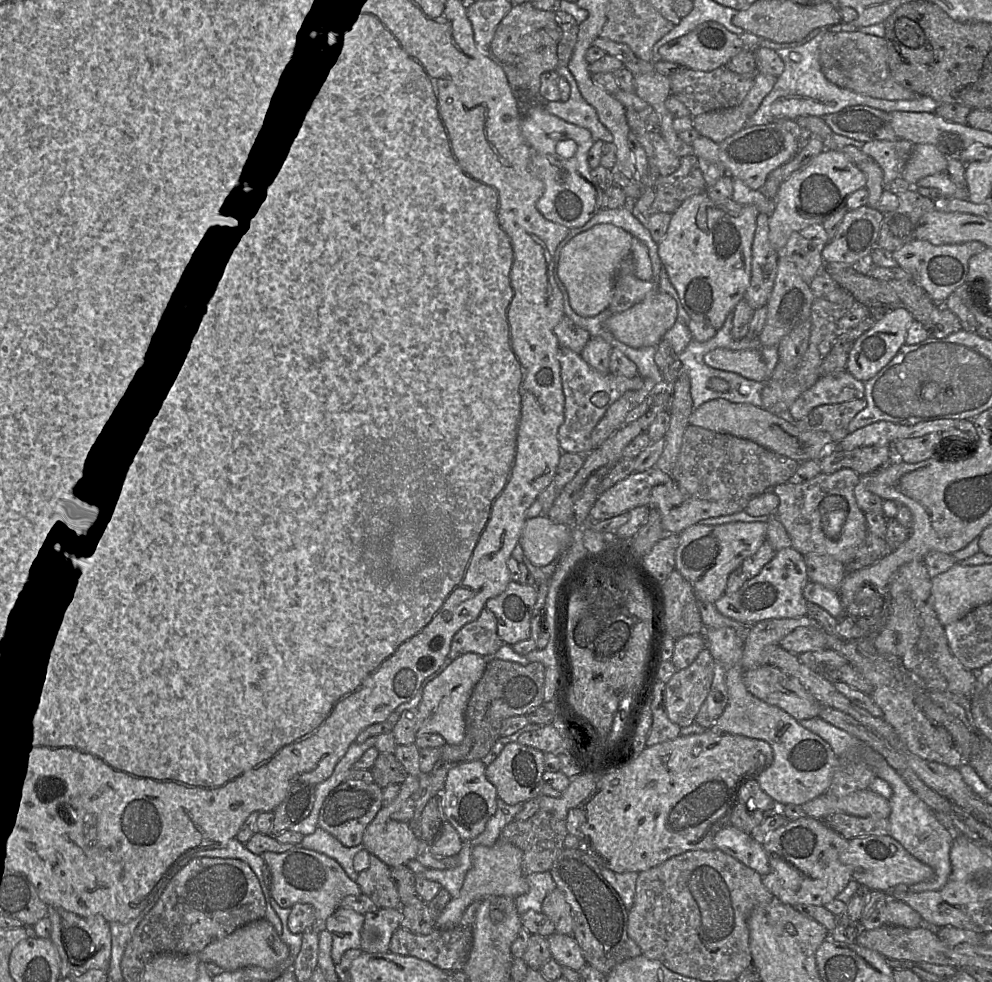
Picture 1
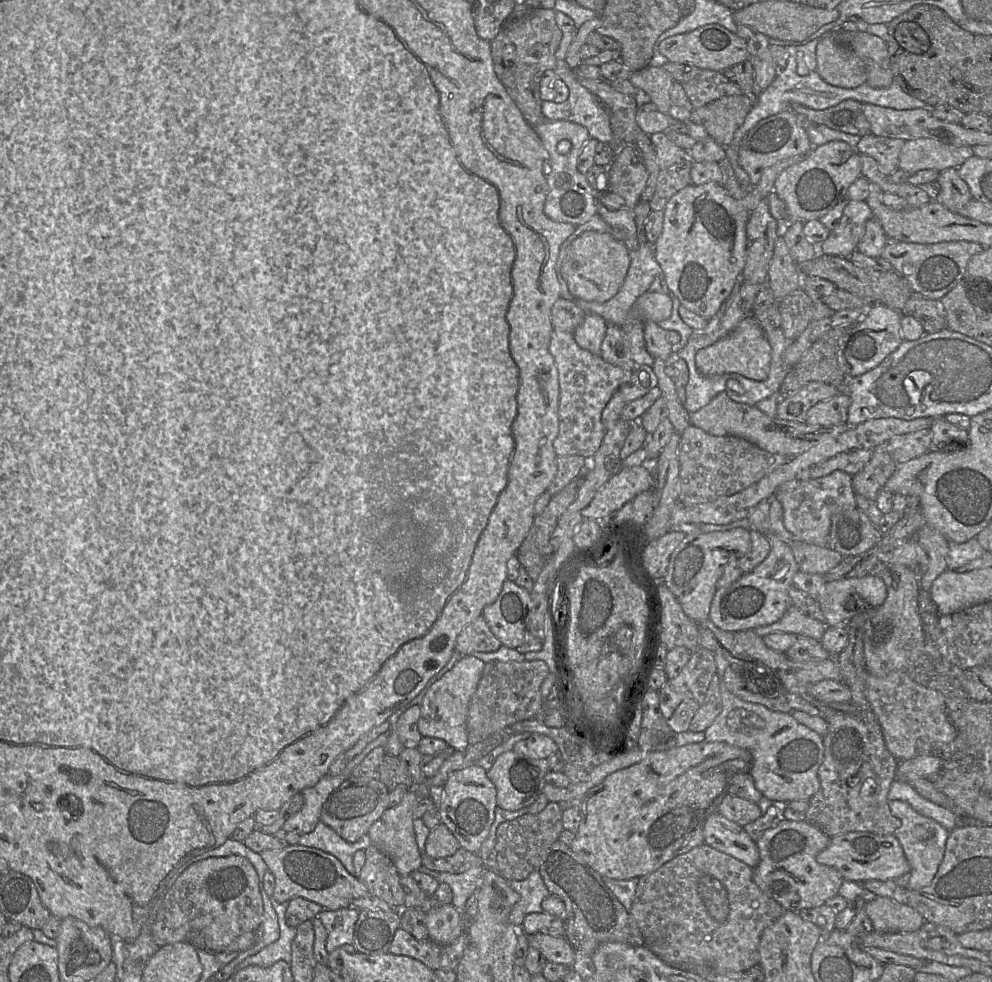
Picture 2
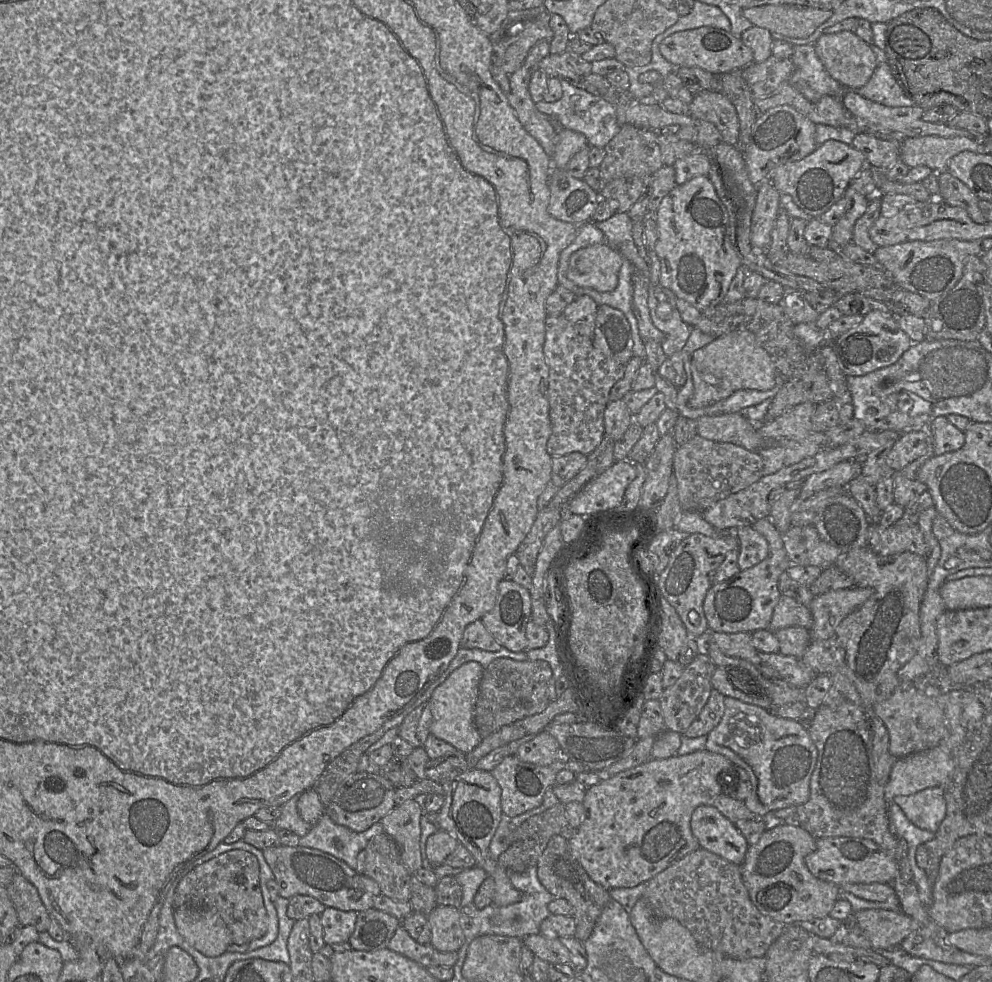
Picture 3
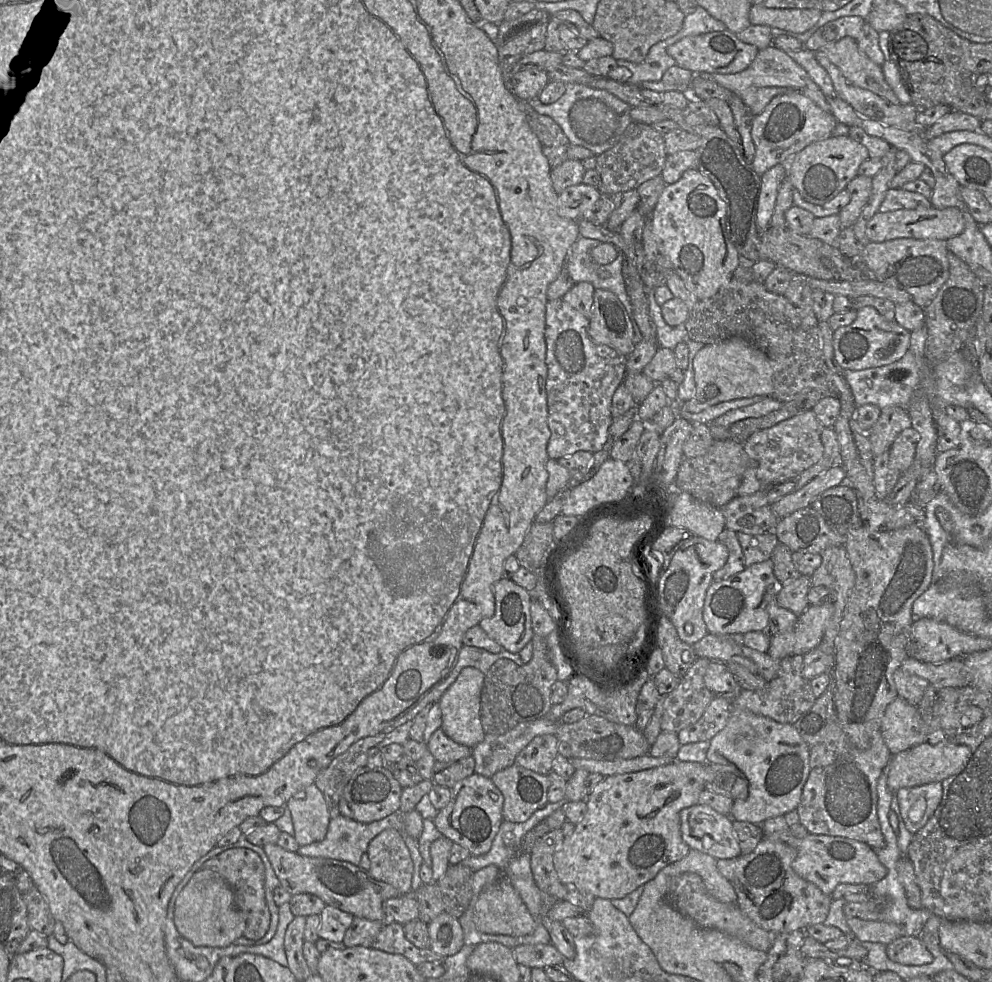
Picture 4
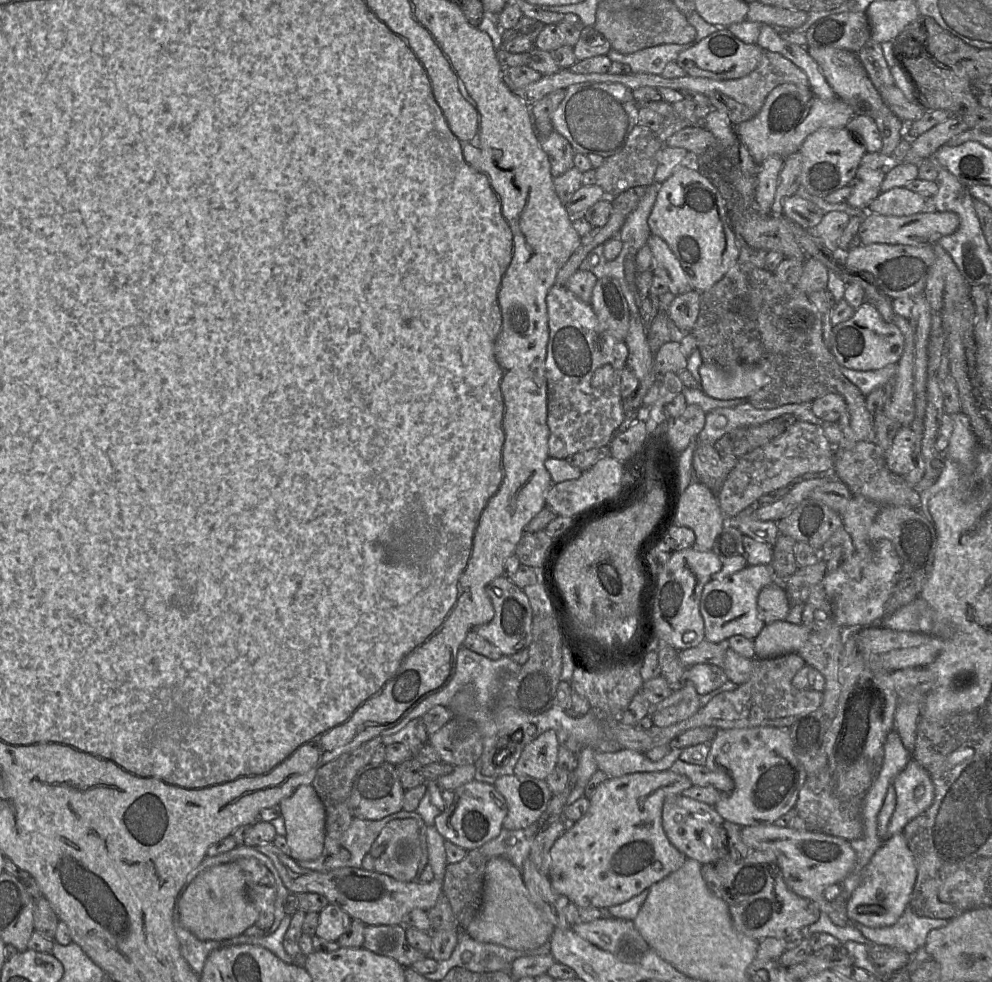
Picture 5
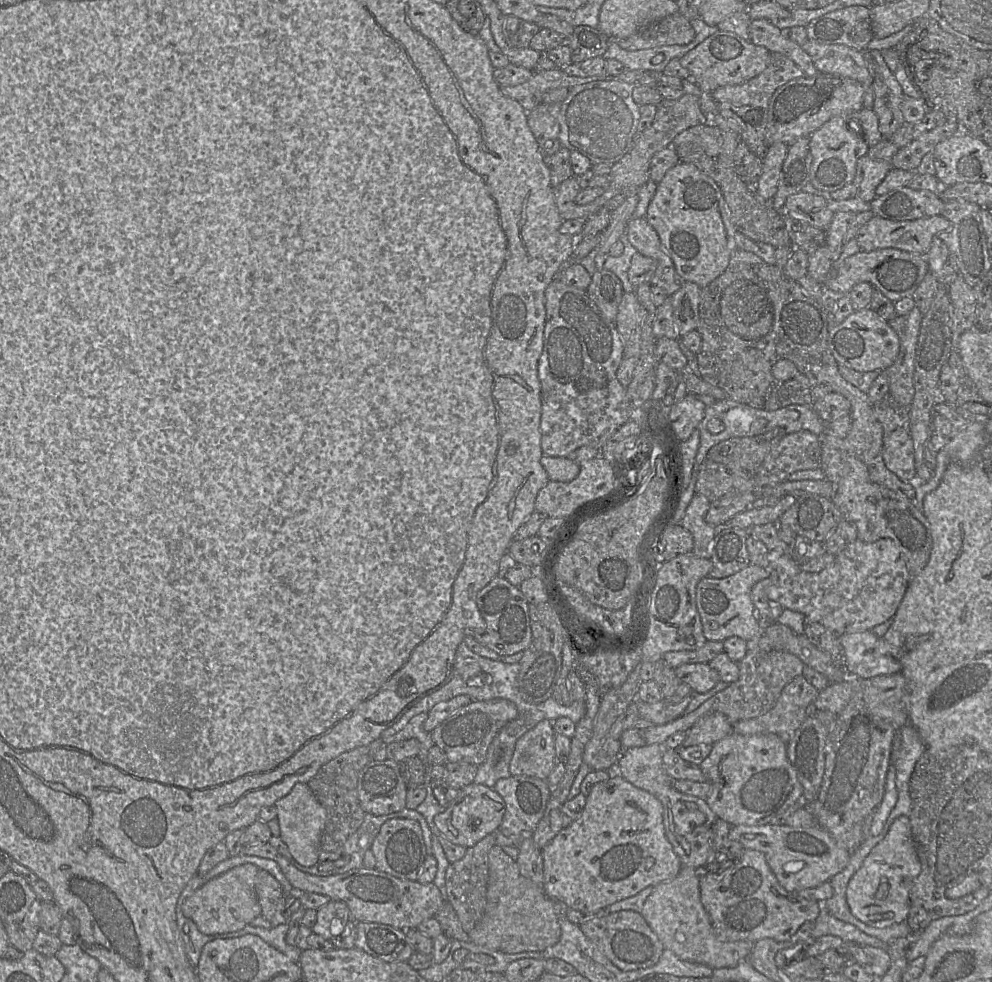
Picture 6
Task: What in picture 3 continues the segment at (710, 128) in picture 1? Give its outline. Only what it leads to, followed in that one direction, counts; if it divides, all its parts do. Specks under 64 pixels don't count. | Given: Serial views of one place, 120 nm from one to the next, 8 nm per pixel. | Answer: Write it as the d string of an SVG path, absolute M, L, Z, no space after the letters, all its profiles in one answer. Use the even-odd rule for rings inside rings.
M702 91L695 94L689 114L696 121L715 125L722 141L735 146L739 140L739 119L734 105L721 91Z

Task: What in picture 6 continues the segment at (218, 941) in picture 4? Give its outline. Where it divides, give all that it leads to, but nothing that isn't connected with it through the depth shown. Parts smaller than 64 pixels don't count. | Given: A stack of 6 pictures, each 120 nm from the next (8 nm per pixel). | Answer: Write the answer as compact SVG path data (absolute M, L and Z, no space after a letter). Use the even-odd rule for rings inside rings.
M253 864L234 867L197 889L182 905L185 917L192 920L206 935L236 932L261 915L255 882L260 868Z

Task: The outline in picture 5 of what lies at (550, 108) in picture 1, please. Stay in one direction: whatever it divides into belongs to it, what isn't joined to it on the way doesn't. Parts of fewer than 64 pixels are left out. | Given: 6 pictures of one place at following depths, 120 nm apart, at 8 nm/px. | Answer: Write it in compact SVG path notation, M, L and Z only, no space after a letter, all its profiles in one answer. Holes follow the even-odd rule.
M585 82L569 86L566 96L552 115L555 131L565 137L576 153L595 154L603 158L610 157L624 147L628 136L638 124L640 105L633 97L633 90L620 83Z

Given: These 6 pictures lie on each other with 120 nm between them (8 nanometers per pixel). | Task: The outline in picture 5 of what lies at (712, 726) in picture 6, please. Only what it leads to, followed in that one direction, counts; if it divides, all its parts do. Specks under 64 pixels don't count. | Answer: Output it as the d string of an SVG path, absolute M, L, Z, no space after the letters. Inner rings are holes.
M672 748L662 759L652 761L641 753L630 749L620 749L616 752L595 751L597 768L609 778L621 777L636 772L653 772L669 770L679 759L682 749Z

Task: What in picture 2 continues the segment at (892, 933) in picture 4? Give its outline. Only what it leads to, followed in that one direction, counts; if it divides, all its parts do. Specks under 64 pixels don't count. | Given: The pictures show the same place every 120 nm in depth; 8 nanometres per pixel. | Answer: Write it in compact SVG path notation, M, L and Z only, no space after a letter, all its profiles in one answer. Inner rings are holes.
M876 896L864 907L873 930L877 932L915 932L925 923L924 918L915 909L887 897Z

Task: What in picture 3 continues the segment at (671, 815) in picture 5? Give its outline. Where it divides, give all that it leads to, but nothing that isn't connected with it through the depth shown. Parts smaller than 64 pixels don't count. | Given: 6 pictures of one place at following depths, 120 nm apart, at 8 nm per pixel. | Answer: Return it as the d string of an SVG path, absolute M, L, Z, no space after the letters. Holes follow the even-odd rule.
M711 805L698 806L691 815L690 827L699 847L741 866L749 844L735 824Z

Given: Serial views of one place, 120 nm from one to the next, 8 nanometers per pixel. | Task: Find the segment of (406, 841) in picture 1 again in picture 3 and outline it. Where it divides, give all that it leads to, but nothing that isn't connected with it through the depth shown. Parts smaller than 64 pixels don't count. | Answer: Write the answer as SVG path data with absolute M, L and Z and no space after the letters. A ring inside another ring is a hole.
M412 799L395 806L379 822L384 833L398 845L402 860L412 875L423 867L420 850L422 814L422 808L415 799Z

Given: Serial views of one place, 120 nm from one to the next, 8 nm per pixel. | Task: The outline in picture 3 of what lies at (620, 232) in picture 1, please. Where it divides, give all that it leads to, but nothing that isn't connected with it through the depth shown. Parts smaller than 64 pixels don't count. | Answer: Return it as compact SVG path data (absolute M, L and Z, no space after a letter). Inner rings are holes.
M596 244L574 252L567 277L580 287L599 292L613 291L618 285L623 256L607 244Z

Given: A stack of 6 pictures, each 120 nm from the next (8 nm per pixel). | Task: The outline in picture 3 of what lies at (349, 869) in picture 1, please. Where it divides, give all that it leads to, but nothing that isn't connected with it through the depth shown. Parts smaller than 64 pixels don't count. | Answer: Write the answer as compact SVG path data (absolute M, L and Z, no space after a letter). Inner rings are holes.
M325 813L310 831L299 839L299 846L318 849L357 869L357 855L365 849L368 841L383 833L381 823L375 823L363 832L355 832L346 826L334 823Z

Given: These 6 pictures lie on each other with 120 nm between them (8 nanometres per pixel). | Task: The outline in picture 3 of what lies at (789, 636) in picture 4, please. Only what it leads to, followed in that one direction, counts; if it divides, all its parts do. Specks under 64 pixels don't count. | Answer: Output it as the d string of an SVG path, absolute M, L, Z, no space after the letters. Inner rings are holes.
M851 587L830 591L813 598L809 609L813 626L809 630L811 641L835 636L836 628L850 613L860 608L874 593L870 587Z

